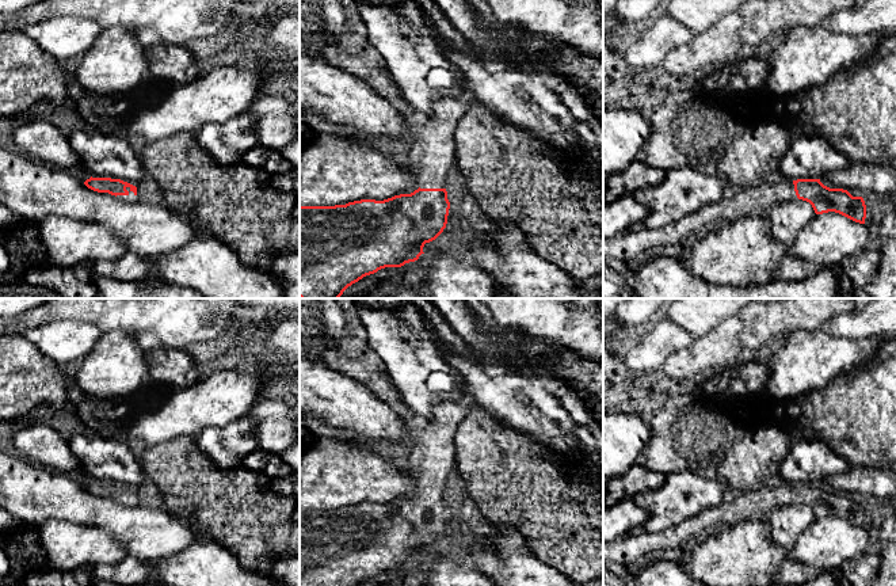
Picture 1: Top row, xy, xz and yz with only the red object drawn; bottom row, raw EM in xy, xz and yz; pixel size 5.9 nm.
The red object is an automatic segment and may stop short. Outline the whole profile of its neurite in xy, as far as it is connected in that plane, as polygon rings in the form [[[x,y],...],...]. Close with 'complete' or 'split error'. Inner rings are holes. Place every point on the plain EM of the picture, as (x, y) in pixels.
[[[91,480],[84,486],[84,488],[94,495],[108,496],[129,506],[134,506],[136,503],[142,501],[141,492],[121,483]]]; split error

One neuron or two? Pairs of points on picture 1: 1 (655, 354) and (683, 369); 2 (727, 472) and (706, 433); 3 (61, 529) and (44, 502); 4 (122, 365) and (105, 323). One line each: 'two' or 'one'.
1: two
2: two
3: two
4: two

